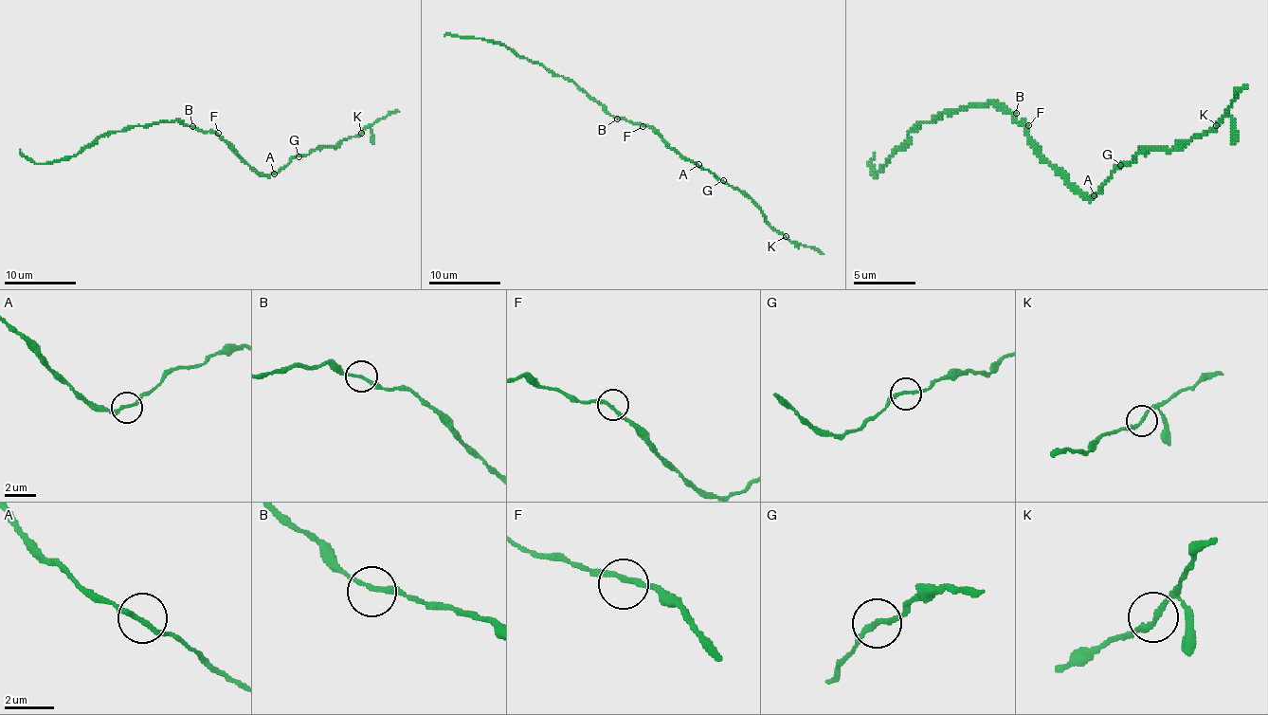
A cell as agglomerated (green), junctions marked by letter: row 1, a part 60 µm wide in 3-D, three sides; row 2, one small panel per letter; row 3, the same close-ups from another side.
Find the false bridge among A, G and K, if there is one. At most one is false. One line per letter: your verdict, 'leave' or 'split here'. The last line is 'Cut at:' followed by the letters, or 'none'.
A: leave
G: leave
K: leave
Cut at: none

